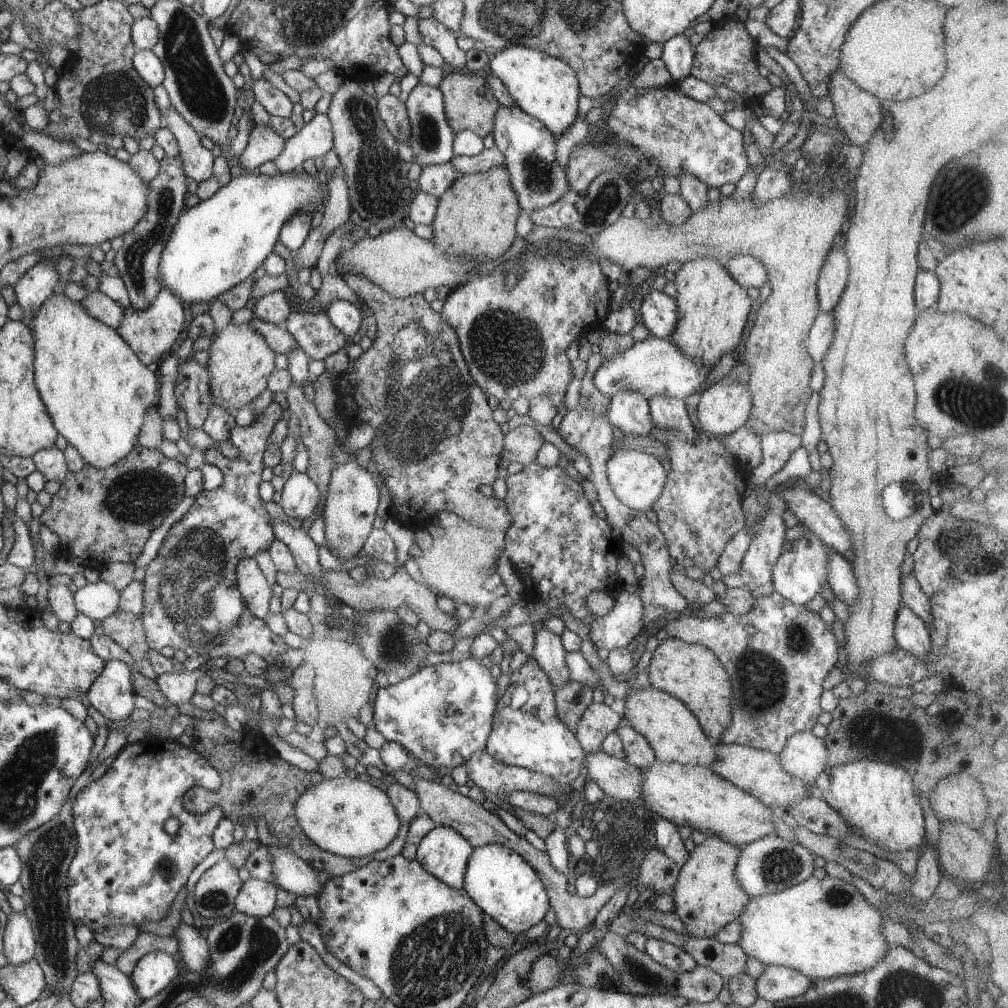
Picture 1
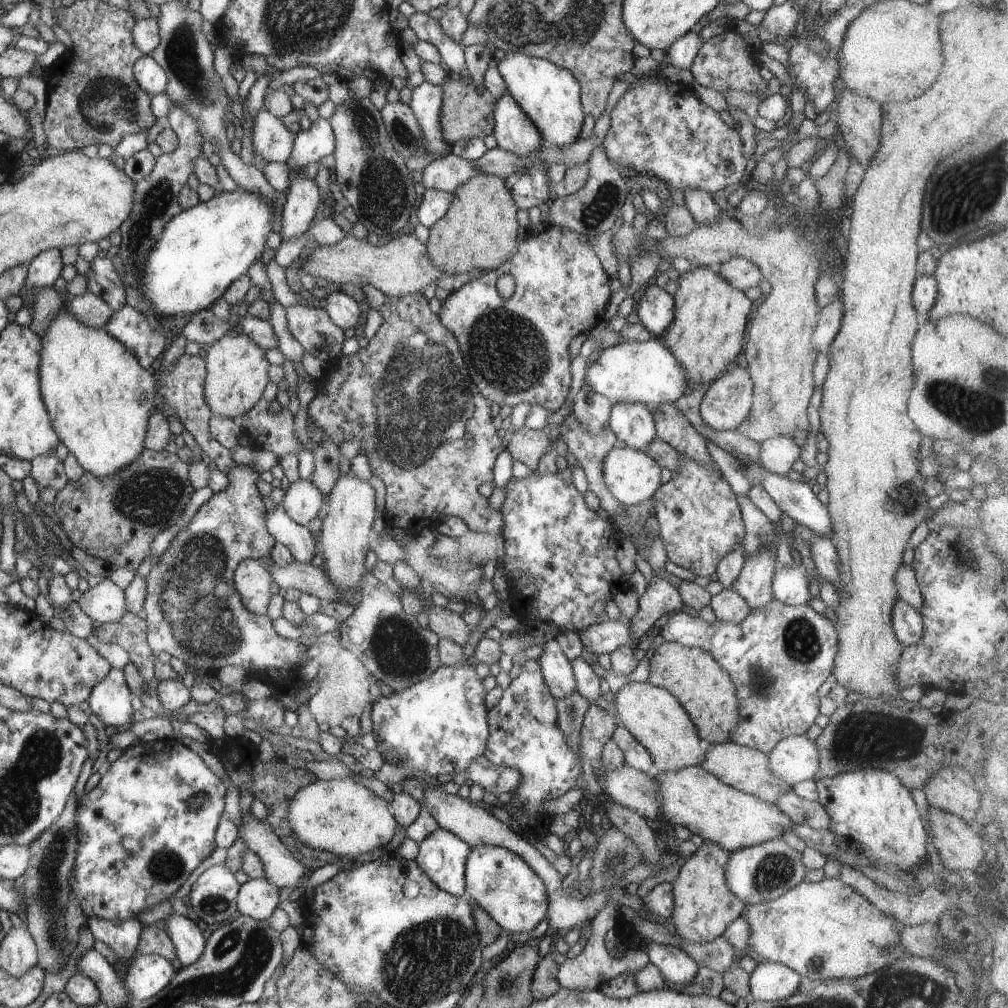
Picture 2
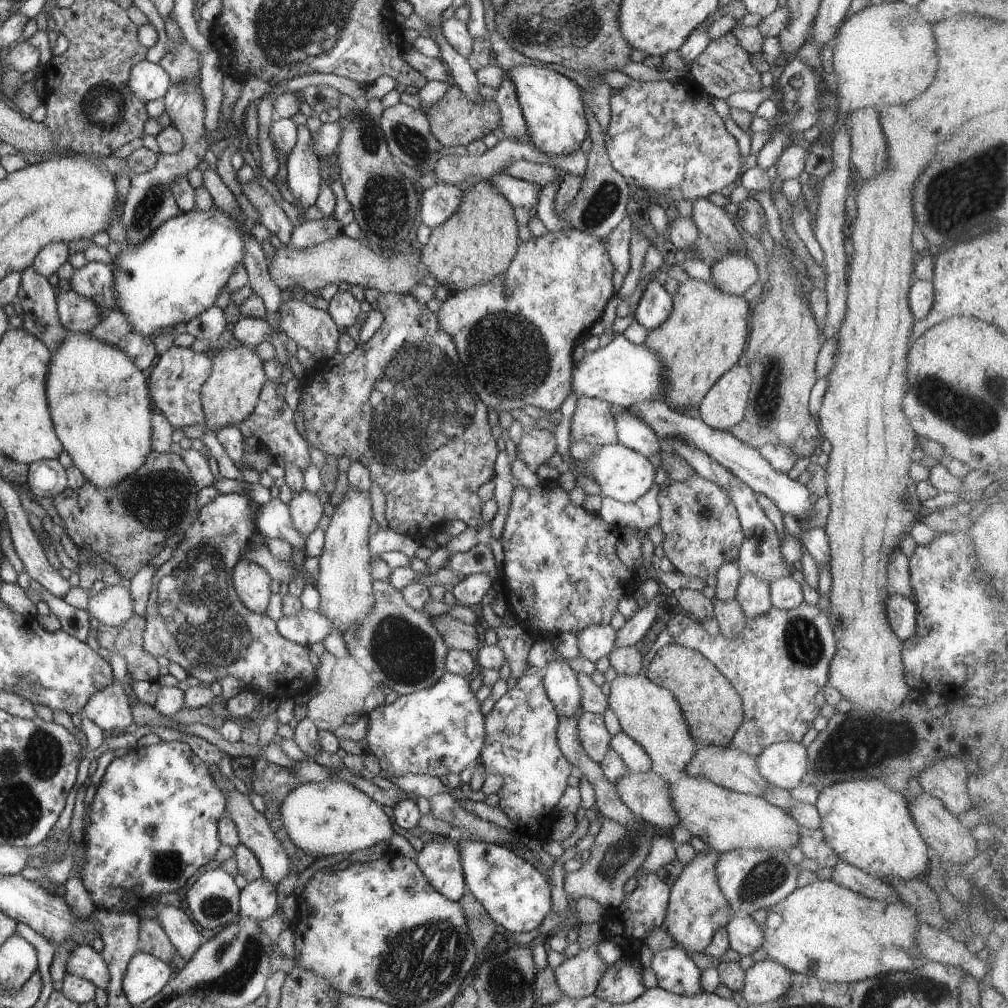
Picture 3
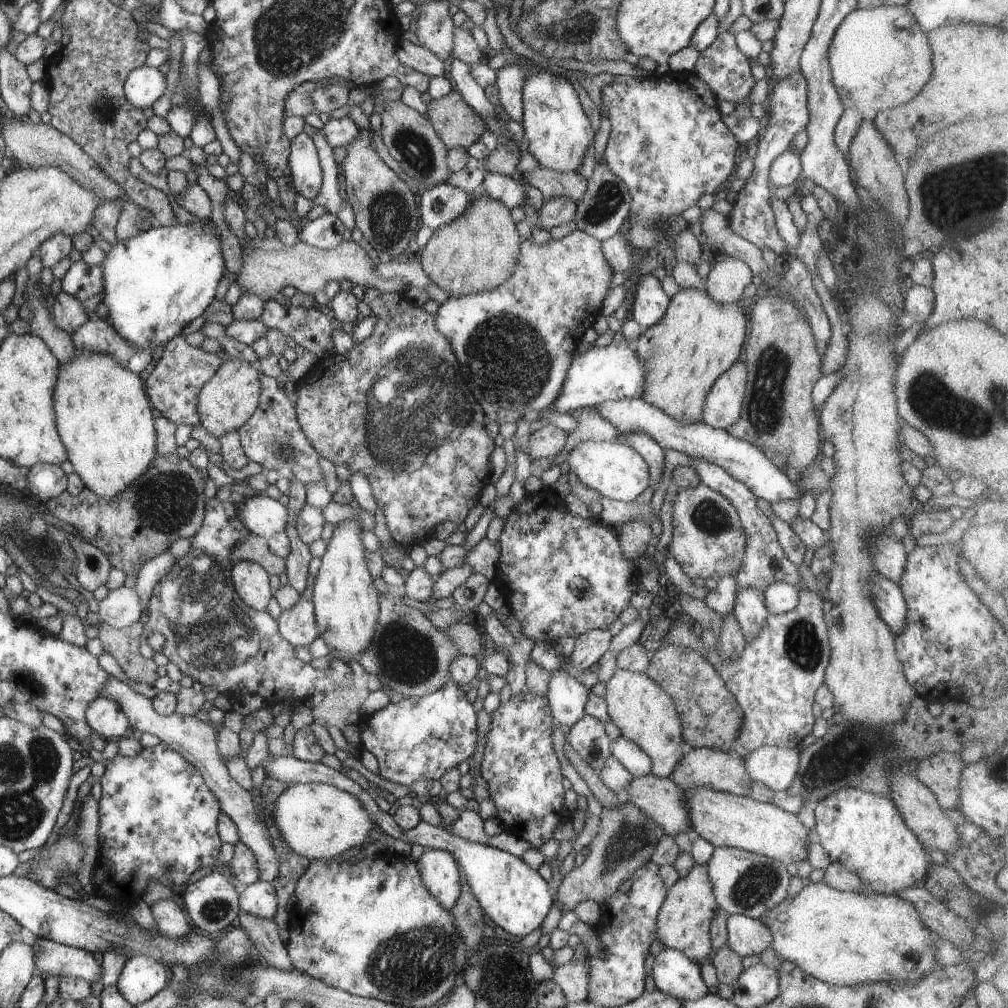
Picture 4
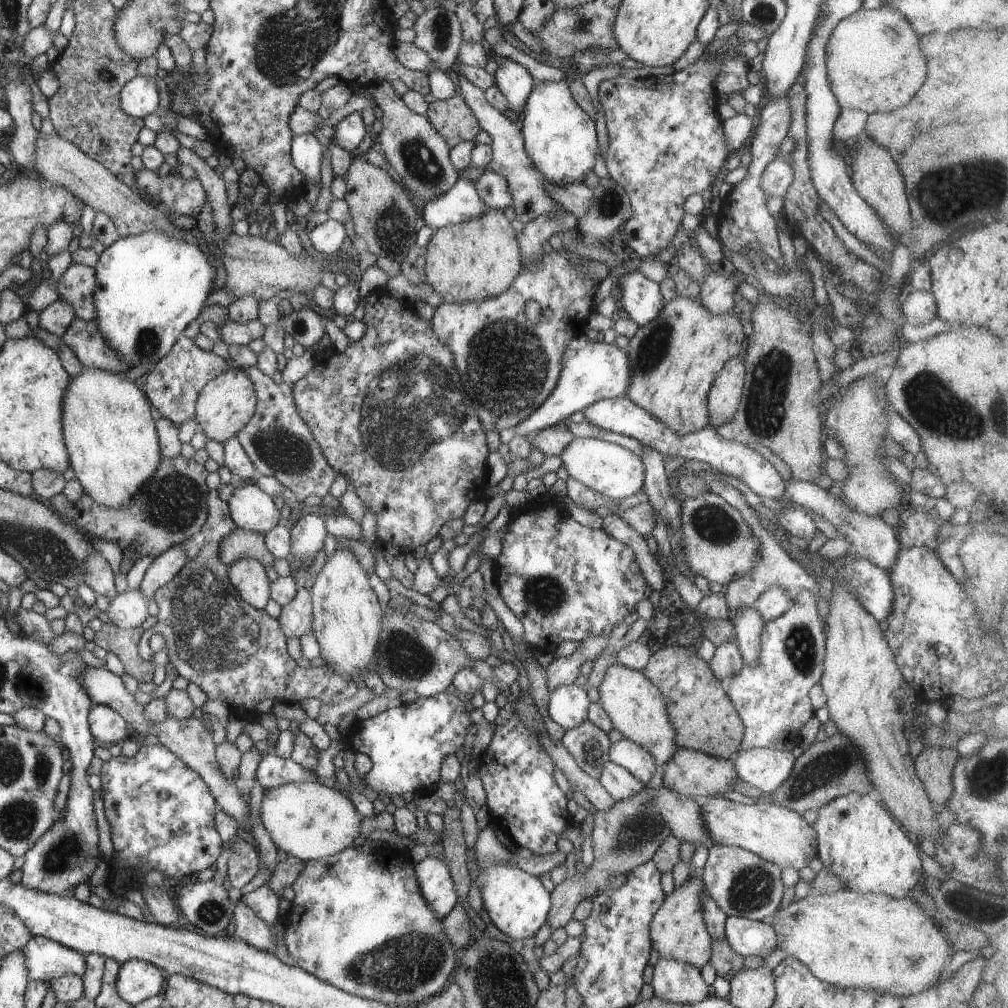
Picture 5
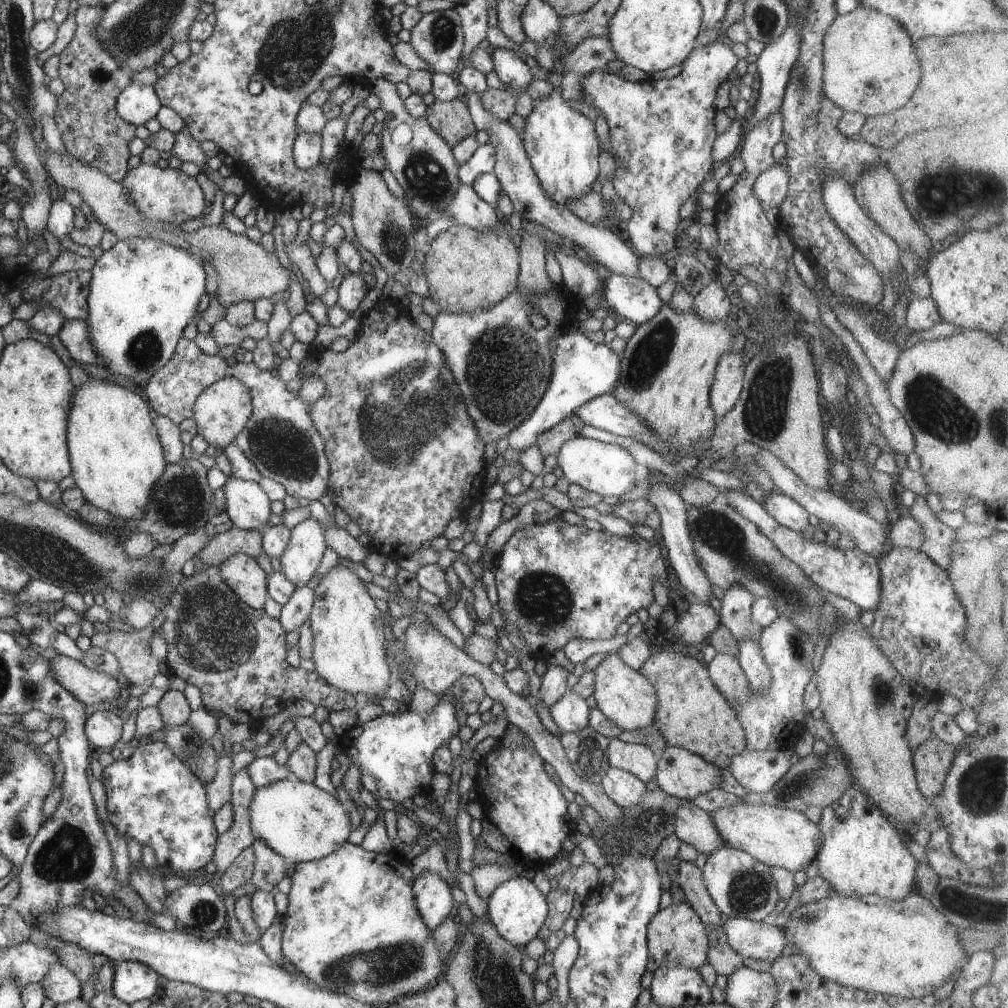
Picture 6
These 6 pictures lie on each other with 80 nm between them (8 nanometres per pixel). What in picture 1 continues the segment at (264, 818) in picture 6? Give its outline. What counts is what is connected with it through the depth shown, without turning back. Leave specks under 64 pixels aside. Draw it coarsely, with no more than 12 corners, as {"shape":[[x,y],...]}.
{"shape":[[345,774],[297,798],[322,850],[362,858],[402,825],[383,790]]}

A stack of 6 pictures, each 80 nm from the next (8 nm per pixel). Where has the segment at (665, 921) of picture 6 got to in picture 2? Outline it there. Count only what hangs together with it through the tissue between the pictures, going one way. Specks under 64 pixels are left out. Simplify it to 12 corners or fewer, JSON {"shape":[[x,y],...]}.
{"shape":[[704,841],[672,884],[671,928],[712,942],[746,908]]}

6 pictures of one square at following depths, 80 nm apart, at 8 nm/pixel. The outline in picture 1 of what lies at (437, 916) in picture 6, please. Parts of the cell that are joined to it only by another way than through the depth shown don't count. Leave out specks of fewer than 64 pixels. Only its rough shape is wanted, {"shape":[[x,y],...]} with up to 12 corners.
{"shape":[[437,825],[415,859],[440,882],[463,890],[473,849]]}

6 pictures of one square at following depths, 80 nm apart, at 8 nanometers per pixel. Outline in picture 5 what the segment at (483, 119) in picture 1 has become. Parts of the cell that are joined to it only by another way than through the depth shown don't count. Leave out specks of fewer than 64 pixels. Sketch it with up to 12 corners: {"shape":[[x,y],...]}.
{"shape":[[458,95],[430,103],[426,117],[450,148],[481,130]]}

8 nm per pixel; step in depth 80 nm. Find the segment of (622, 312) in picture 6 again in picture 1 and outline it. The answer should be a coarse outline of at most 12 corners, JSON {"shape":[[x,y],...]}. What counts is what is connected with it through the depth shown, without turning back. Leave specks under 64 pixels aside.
{"shape":[[652,288],[640,318],[652,336],[669,338],[679,321],[675,298]]}

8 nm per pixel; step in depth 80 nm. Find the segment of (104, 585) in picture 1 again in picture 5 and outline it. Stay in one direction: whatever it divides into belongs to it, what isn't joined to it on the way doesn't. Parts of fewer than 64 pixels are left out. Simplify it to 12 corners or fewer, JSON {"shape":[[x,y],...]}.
{"shape":[[127,588],[106,614],[123,629],[140,627],[150,616],[149,598]]}

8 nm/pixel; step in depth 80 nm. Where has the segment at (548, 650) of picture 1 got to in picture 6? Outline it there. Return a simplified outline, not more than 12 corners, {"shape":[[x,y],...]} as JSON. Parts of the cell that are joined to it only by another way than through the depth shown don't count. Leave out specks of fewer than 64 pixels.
{"shape":[[566,693],[549,708],[562,733],[589,726],[586,701]]}

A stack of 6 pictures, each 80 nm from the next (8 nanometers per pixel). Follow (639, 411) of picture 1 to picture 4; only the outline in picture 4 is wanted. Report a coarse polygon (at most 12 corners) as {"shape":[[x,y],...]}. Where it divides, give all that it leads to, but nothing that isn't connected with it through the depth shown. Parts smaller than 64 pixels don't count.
{"shape":[[624,434],[647,462],[649,485],[656,489],[664,474],[664,449],[651,436]]}

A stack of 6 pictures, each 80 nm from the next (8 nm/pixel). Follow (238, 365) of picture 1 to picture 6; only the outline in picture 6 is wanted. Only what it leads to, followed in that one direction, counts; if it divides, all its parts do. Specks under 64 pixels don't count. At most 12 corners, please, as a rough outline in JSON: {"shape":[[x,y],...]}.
{"shape":[[238,379],[211,384],[193,404],[197,434],[225,449],[244,430],[251,392]]}

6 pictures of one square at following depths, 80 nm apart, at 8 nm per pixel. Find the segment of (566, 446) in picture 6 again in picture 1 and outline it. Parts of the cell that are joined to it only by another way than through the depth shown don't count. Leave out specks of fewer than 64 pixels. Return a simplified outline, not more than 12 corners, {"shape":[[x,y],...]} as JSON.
{"shape":[[622,449],[607,477],[622,504],[651,509],[667,476],[644,451]]}

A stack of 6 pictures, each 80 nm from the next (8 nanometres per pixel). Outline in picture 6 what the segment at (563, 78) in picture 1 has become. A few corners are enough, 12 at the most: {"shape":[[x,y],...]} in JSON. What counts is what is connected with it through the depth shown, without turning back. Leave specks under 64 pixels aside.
{"shape":[[562,90],[534,102],[523,145],[556,204],[592,191],[599,140]]}

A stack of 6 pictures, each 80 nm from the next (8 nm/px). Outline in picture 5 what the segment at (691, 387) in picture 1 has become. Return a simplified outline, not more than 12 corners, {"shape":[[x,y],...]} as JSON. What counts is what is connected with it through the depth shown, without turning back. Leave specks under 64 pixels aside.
{"shape":[[585,333],[565,346],[555,389],[515,435],[624,396],[626,350]]}

